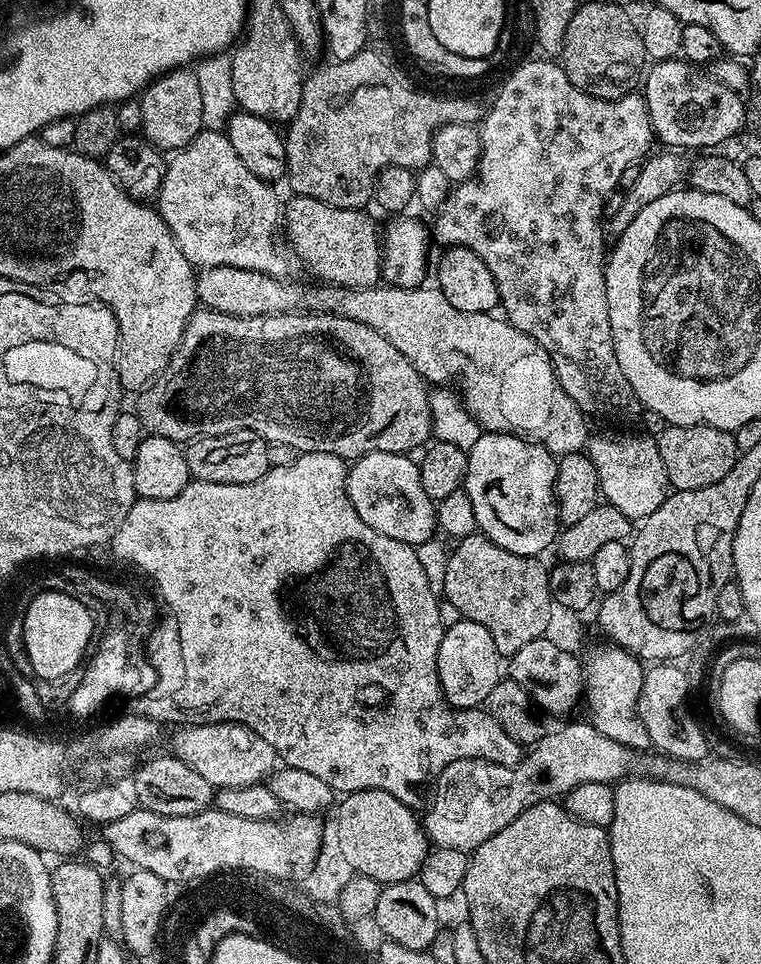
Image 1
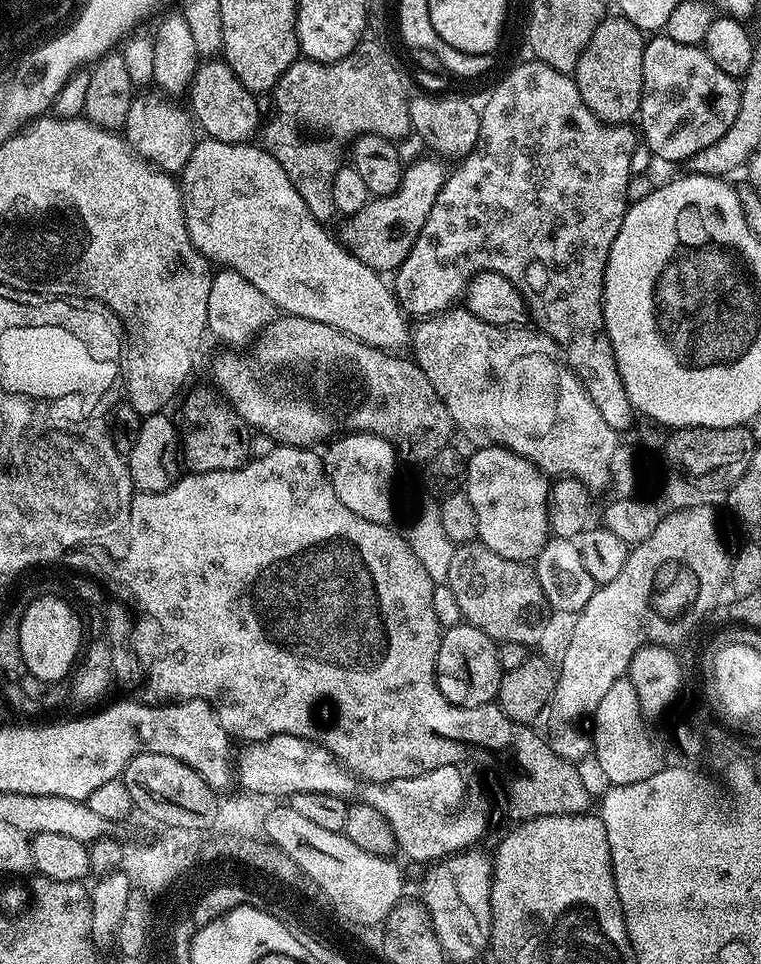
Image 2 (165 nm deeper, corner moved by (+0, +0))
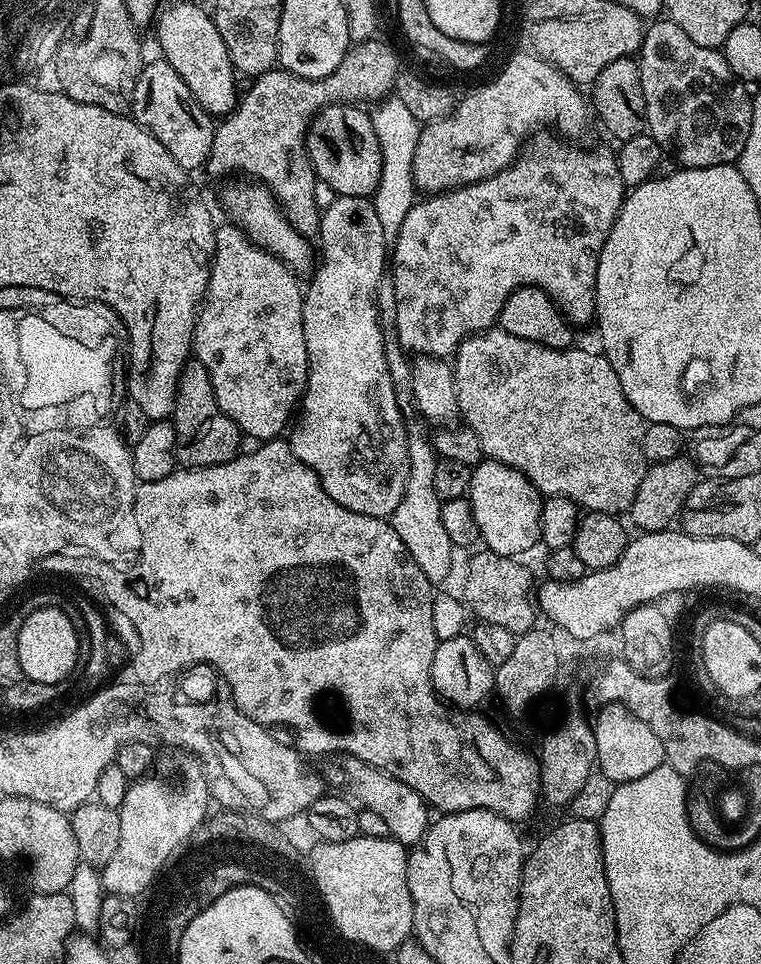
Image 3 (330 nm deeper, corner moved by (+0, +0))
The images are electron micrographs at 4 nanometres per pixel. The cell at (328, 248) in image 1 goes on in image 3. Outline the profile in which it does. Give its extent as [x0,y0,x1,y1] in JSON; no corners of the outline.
[413,50,590,194]

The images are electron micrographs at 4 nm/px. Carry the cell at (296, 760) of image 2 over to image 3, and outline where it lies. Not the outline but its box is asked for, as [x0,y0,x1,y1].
[343,755,430,846]

